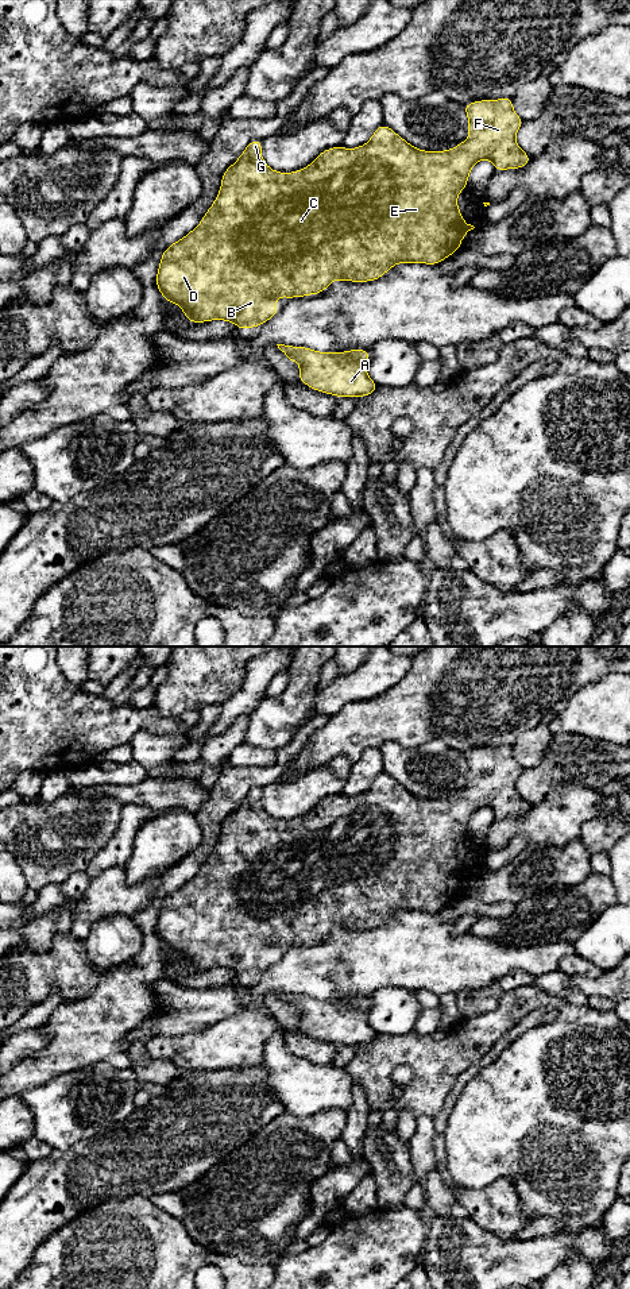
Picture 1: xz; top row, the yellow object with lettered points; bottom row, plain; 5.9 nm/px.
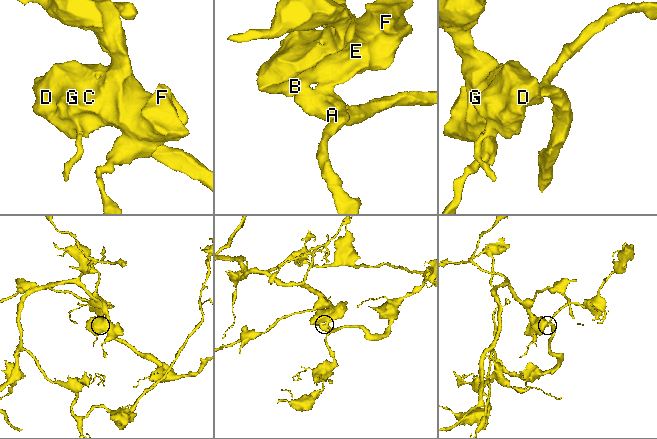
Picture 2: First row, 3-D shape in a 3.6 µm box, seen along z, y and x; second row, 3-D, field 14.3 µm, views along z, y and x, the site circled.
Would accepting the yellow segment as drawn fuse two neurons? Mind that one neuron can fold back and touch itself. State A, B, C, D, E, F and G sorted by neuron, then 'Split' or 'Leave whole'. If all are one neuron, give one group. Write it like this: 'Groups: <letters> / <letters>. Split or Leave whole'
Groups: A B C D E F G. Leave whole

